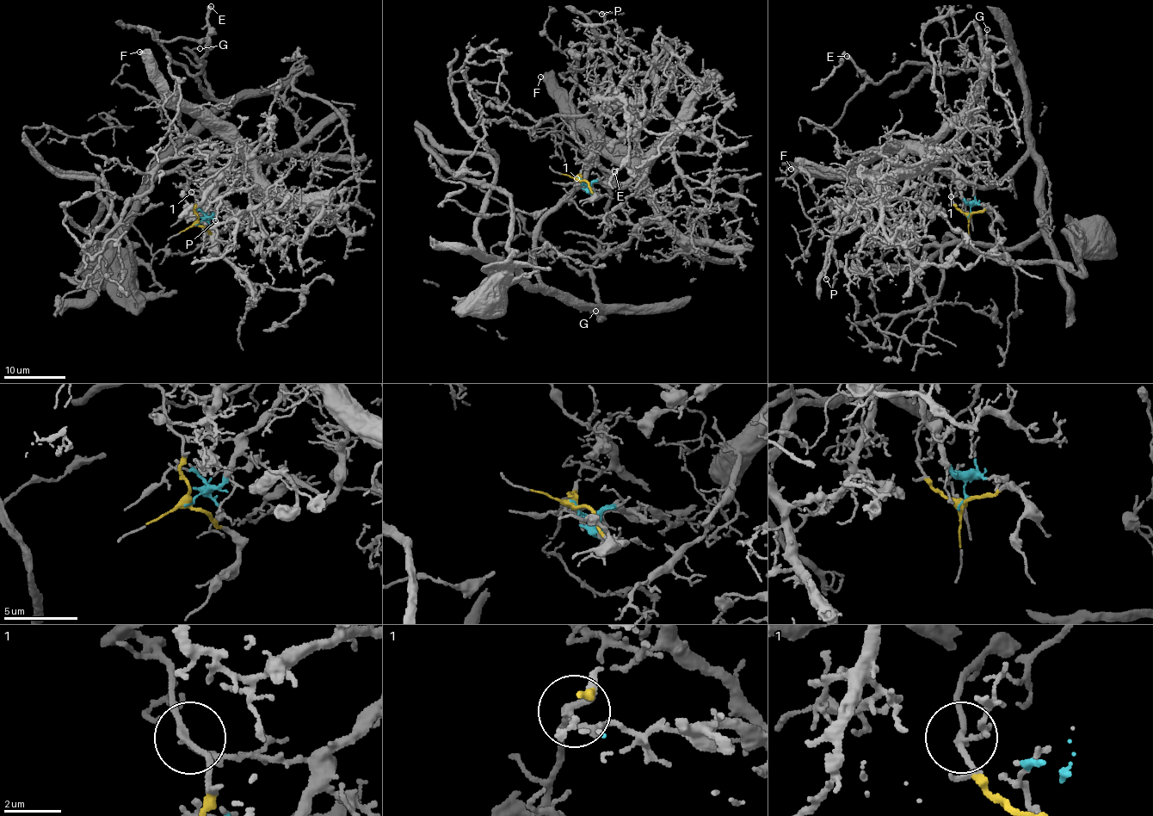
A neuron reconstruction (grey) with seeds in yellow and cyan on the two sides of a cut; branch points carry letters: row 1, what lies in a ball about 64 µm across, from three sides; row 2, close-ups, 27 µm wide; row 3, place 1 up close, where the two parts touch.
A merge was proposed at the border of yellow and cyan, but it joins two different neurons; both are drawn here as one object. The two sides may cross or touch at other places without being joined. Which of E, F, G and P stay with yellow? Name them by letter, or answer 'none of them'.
E, G

